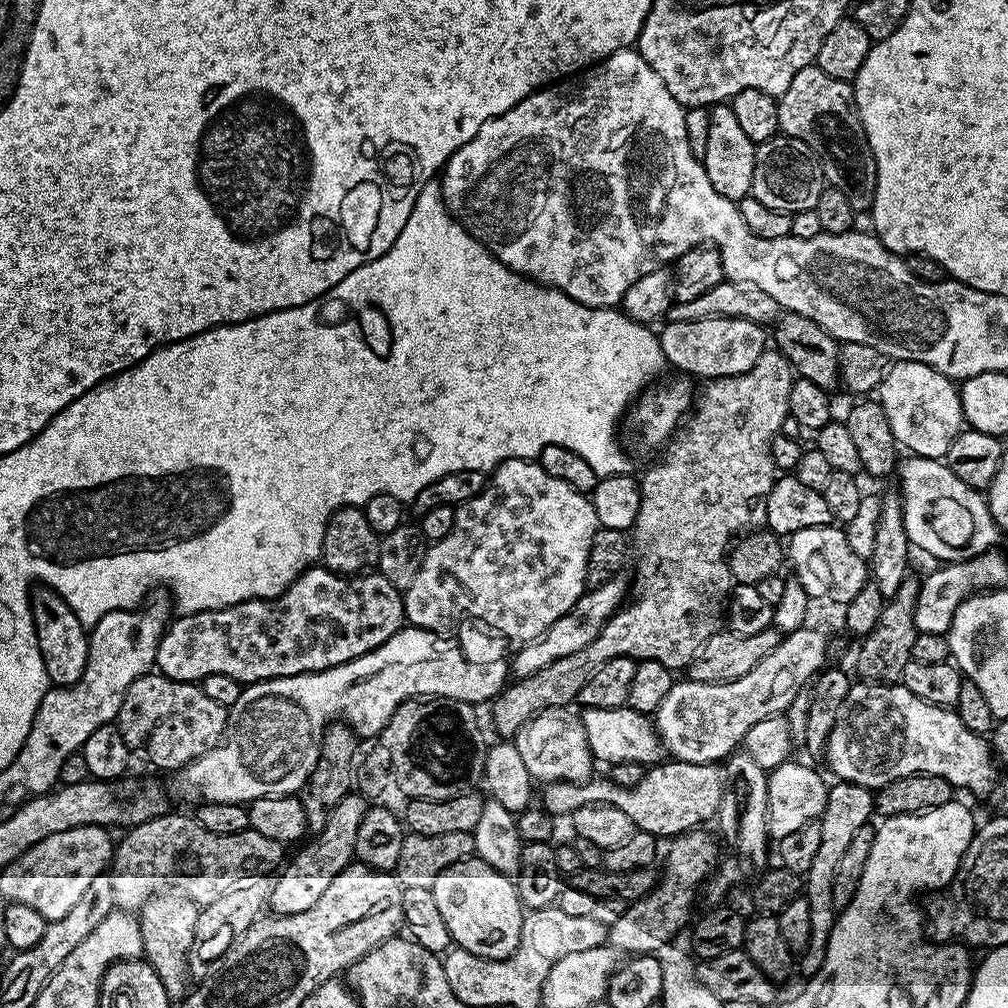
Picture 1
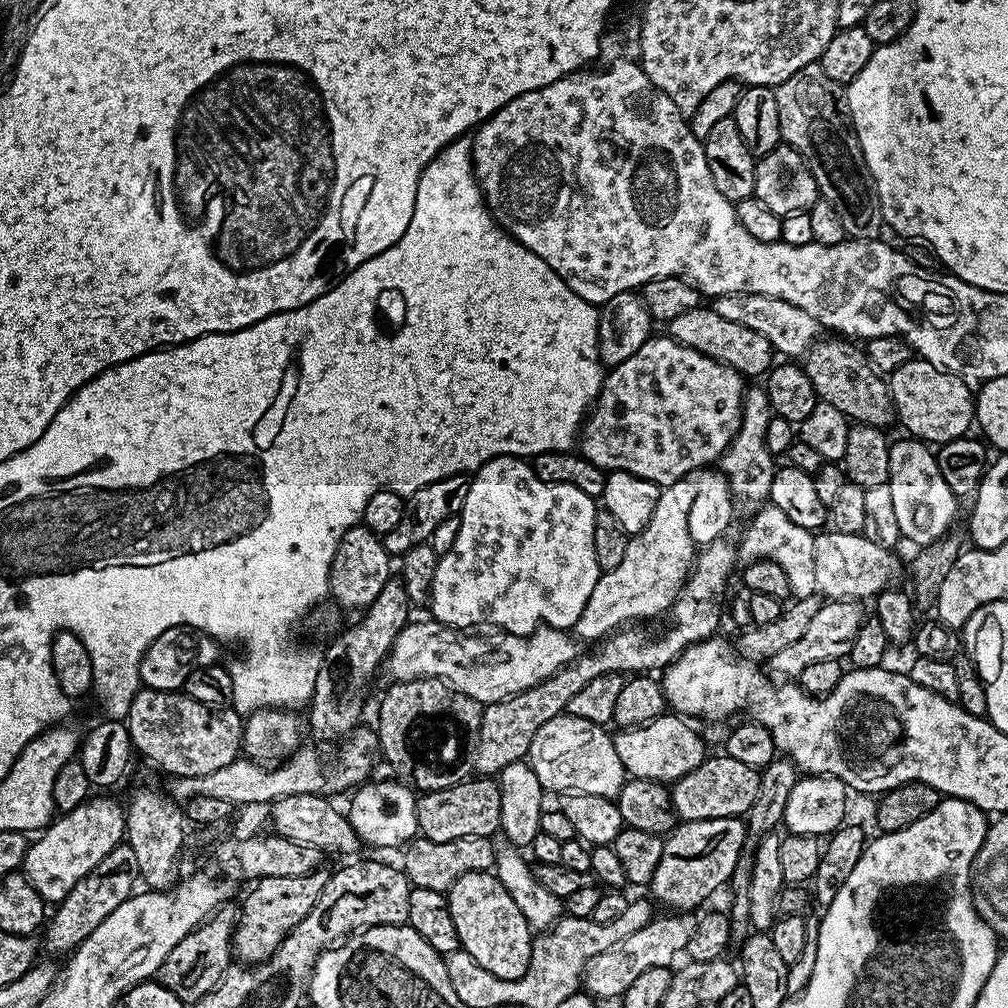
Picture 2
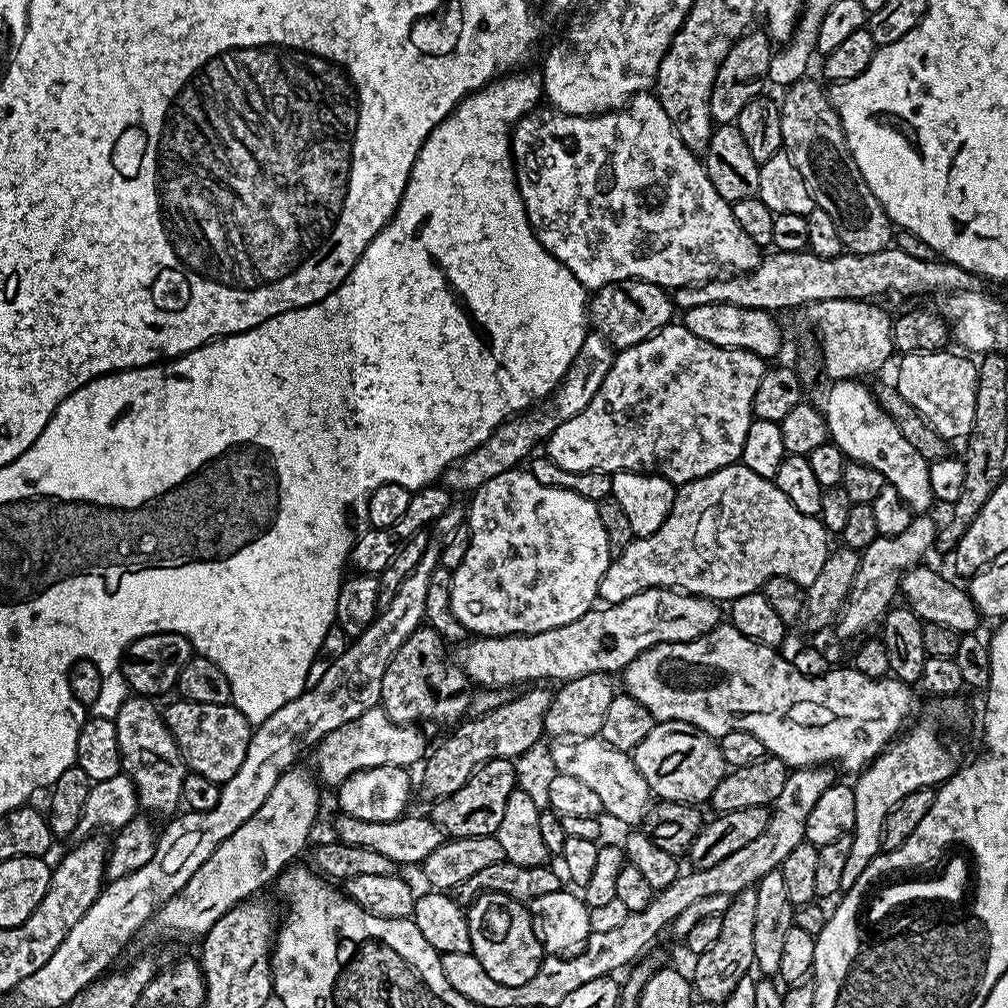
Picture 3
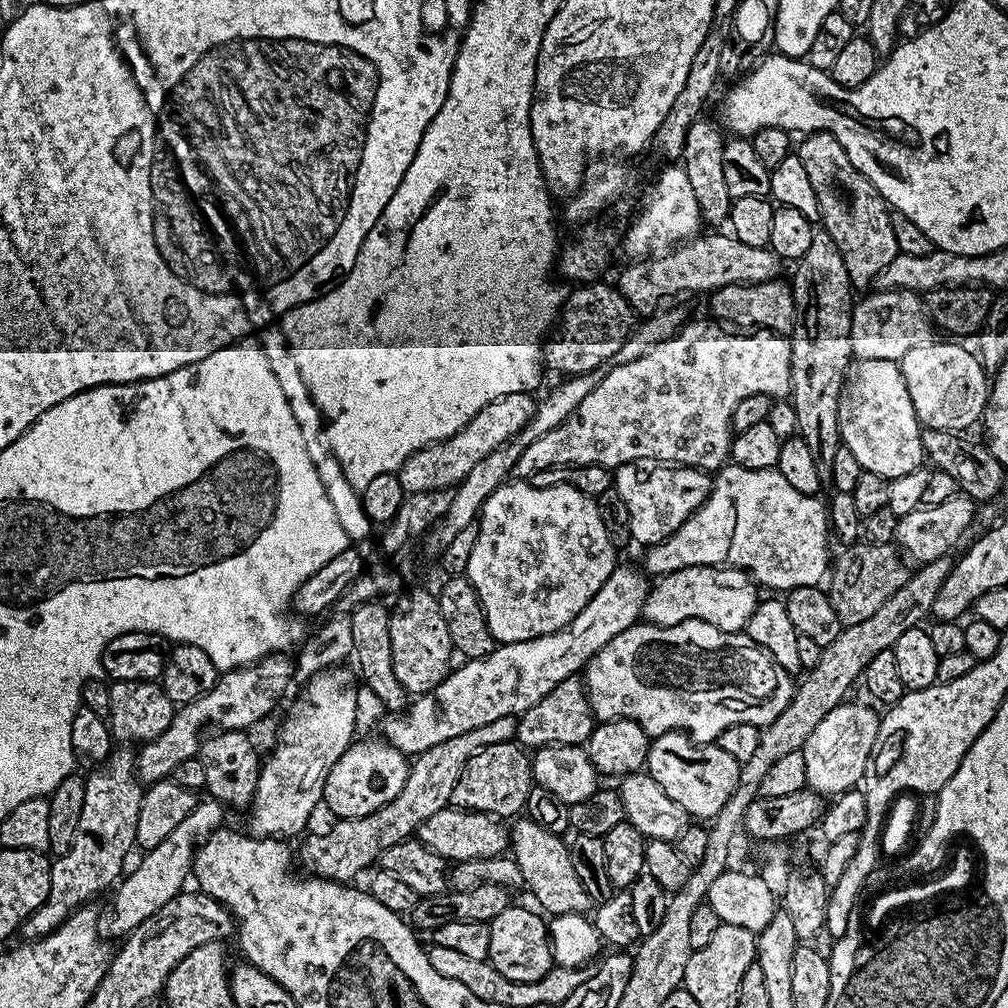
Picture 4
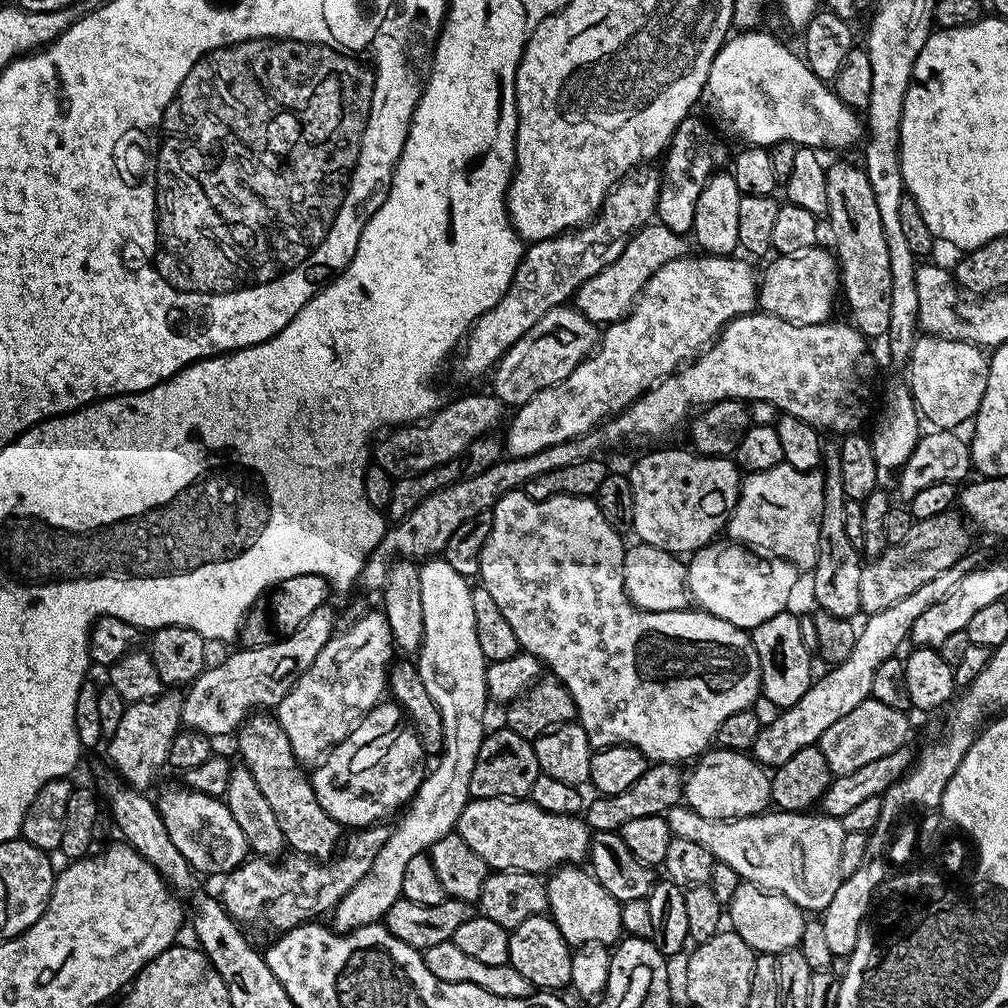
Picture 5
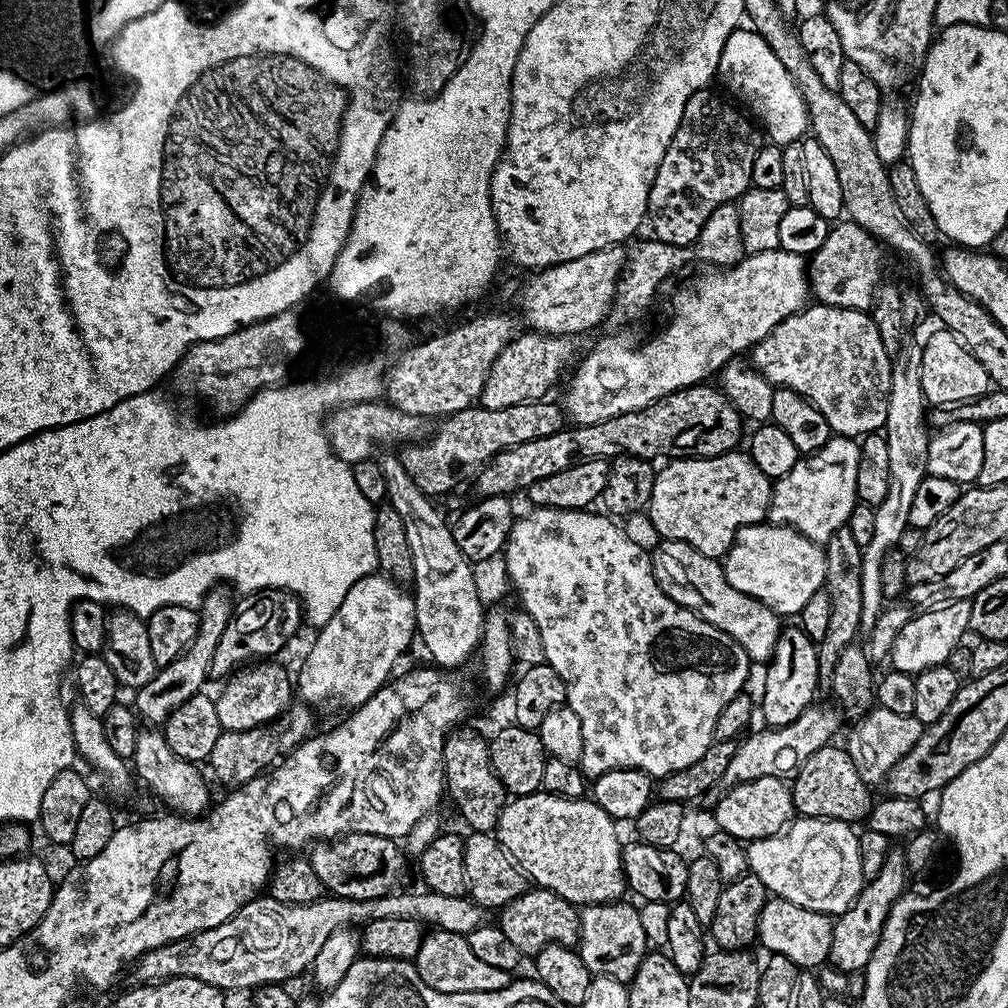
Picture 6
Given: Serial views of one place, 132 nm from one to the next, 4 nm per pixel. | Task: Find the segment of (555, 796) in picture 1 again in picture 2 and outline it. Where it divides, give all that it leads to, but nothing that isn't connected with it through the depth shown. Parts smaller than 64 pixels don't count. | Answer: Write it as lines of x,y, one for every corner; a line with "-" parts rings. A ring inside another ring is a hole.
717,754
709,755
690,774
686,774
681,780
671,785
672,811
676,813
681,821
704,820
704,819
730,819
732,817
743,817
754,806
758,798
761,769
754,766
746,766
734,758

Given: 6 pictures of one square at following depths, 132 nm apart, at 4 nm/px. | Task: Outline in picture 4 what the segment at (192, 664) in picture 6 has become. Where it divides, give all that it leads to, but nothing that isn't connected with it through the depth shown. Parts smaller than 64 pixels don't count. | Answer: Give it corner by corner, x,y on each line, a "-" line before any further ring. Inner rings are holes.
120,746
98,768
87,773
86,802
70,850
51,861
50,894
22,925
25,941
49,936
71,912
85,907
99,892
107,893
121,879
128,851
136,844
138,810
142,810
145,785
136,775
136,756
128,746
-
124,868
124,869
123,869
-
121,871
121,872
120,872
-
109,887
109,888
108,888
-
108,888
108,889
107,889

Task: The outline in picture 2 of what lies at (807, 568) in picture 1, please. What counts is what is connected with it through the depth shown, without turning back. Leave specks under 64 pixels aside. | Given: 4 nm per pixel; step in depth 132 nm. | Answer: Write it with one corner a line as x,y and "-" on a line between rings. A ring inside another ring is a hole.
824,530
814,542
814,578
816,592
829,601
875,598
893,583
900,572
900,560
890,548
874,546
863,534
838,534

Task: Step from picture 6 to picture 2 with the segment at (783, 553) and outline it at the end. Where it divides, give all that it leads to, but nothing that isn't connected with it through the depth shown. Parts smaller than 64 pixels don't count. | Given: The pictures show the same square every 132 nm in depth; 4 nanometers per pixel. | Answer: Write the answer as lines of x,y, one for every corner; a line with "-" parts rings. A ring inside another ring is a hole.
425,618
417,622
409,622
398,634
393,642
392,649
386,657
386,668
396,682
427,678
429,680
445,680
451,688
457,688
462,694
474,698
481,706
487,706
494,702
502,702
530,686
538,686
546,678
550,678
560,668
564,668
578,655
577,641
571,635
567,636
556,626
541,626
528,636
503,637
497,648
487,648
480,640
468,636
472,634
458,634
457,629
448,627
447,624
438,624
431,618

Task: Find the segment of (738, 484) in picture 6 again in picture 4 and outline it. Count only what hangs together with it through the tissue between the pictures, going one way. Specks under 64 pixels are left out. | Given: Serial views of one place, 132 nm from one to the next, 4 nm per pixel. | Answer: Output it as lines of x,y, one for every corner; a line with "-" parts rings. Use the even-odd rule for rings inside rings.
639,463
622,464
614,472
614,487
626,502
630,514
630,530
638,545
661,544
674,535
684,522
708,501
713,477
702,468
685,468
675,464
657,463
644,473

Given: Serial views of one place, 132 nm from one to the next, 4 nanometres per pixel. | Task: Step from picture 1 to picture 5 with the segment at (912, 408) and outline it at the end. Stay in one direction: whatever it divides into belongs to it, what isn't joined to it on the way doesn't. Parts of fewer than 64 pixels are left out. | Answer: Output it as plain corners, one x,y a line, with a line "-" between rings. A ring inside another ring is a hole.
921,335
906,365
906,384
921,417
940,430
956,430
959,424
967,425
976,415
982,394
986,394
988,361
989,357
975,344

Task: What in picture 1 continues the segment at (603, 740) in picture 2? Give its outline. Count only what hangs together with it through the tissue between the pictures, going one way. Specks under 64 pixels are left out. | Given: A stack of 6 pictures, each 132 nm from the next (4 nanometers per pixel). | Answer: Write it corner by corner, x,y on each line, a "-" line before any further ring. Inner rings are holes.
567,707
548,708
545,712
537,712
536,716
514,738
518,754
526,761
526,770
530,770
533,781
544,784
557,784
565,780
571,784
579,784
591,777
594,757
590,750
590,742
586,738
583,719
578,718

